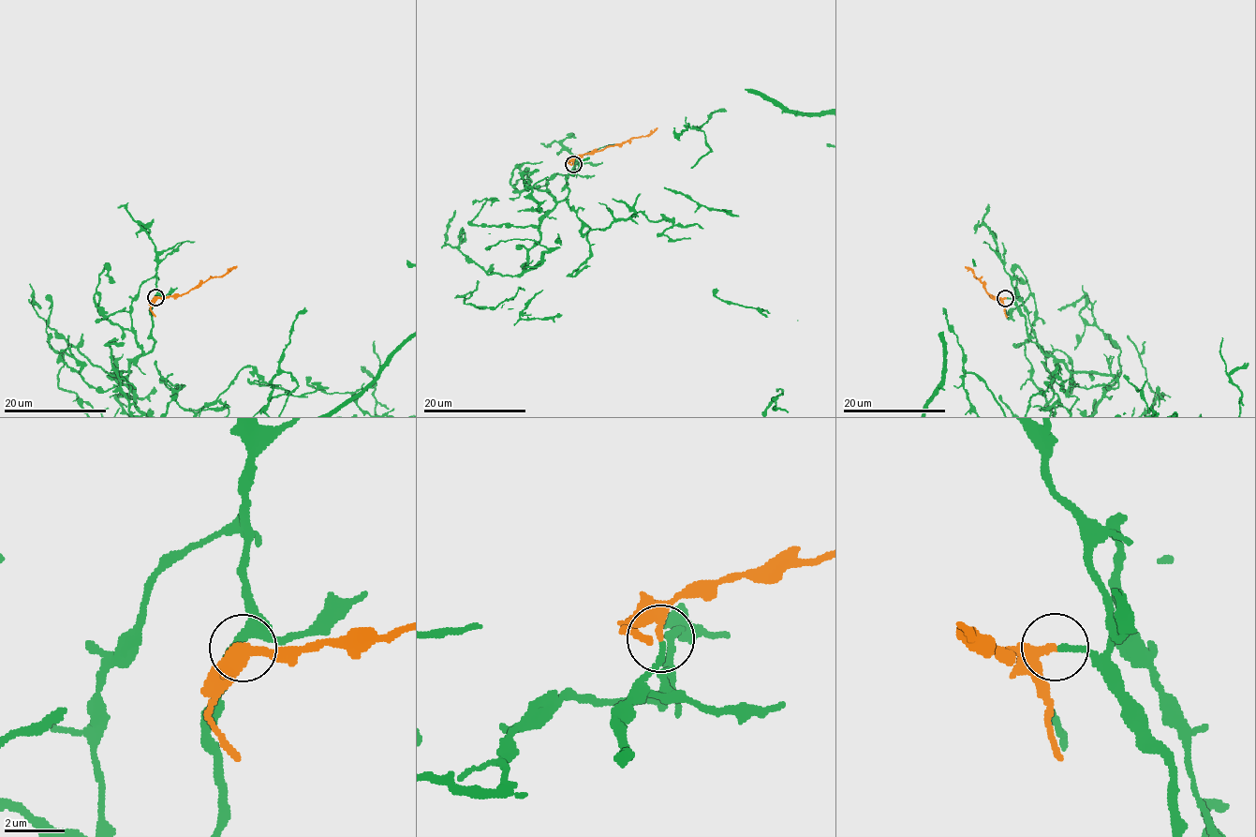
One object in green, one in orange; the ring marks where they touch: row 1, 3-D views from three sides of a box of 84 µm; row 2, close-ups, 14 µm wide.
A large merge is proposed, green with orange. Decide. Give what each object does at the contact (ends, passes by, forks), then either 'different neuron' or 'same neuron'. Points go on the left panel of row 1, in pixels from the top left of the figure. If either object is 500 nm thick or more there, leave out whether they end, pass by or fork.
green ends; orange passes by; same neuron

